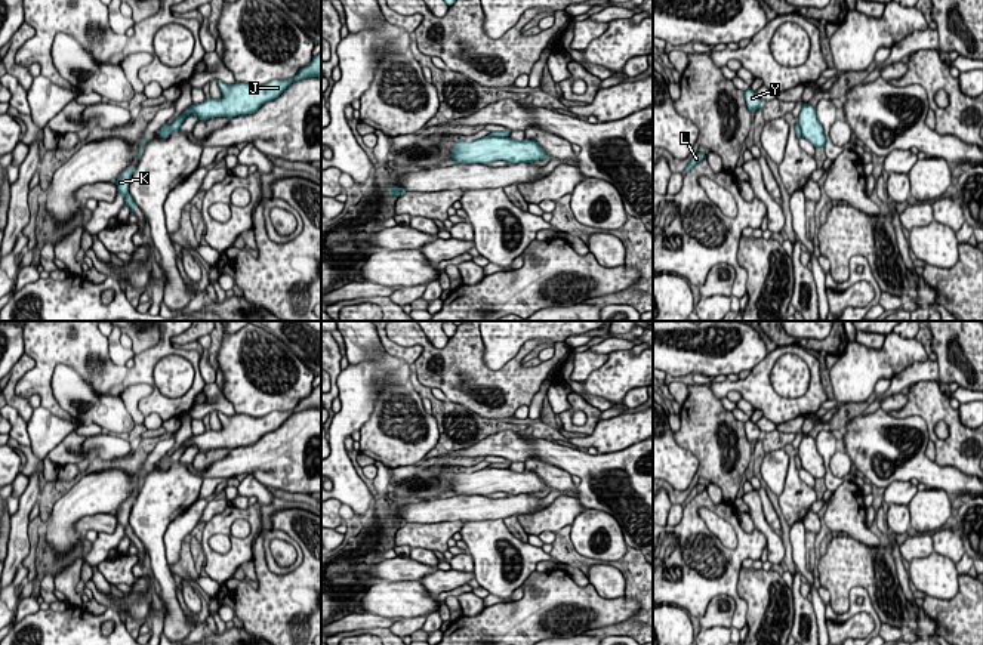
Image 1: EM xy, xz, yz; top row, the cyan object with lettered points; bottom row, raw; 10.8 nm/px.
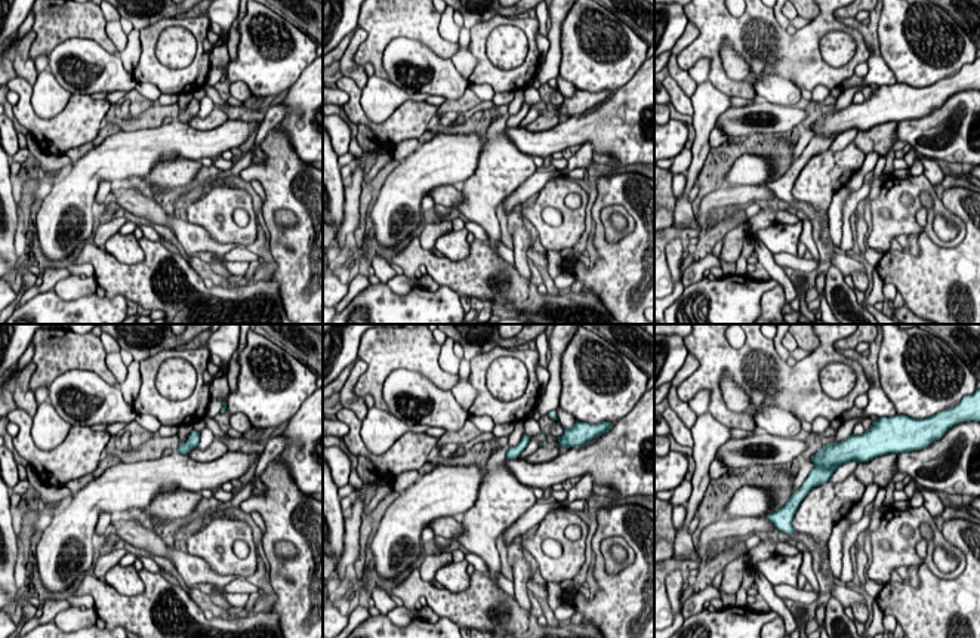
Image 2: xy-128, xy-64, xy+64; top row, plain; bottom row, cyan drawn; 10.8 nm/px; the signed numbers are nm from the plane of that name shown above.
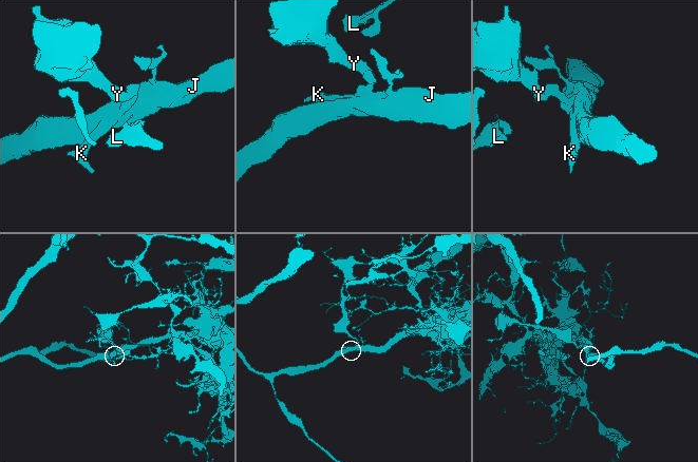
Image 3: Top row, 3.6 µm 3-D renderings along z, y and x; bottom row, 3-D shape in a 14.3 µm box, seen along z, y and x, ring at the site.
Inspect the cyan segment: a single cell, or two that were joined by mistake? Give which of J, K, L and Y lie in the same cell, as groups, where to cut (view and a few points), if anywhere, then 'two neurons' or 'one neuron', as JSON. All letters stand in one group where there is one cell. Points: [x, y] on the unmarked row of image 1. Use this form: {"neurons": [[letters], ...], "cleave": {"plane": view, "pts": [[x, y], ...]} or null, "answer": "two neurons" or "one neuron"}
{"neurons": [["J", "K", "L"], ["Y"]], "cleave": {"plane": "xy", "pts": [[181, 446], [185, 448]]}, "answer": "two neurons"}

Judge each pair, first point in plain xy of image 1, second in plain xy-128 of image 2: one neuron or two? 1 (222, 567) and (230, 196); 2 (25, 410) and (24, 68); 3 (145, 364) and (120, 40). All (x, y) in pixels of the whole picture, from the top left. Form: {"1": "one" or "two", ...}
{"1": "one", "2": "one", "3": "two"}

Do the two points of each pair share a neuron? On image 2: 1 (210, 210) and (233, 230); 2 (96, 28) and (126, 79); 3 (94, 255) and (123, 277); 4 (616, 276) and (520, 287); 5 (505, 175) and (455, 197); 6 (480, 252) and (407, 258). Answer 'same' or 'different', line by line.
1: same
2: different
3: same
4: different
5: different
6: same

